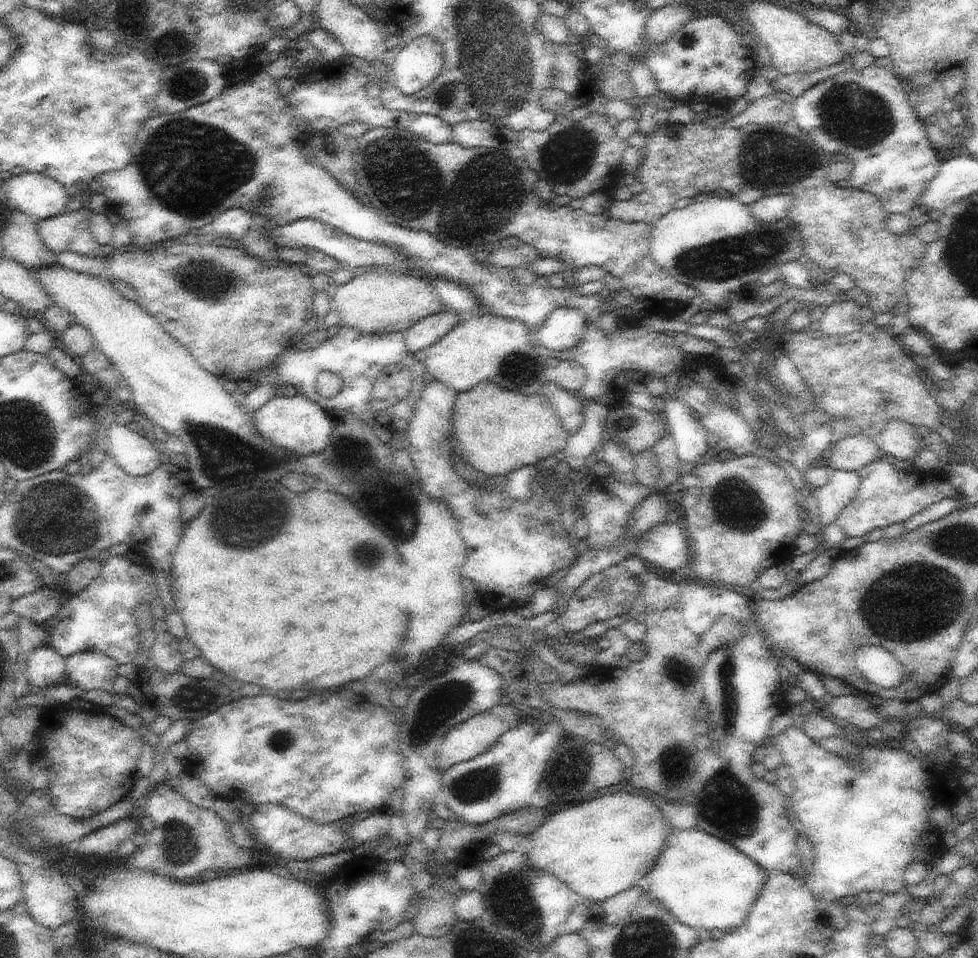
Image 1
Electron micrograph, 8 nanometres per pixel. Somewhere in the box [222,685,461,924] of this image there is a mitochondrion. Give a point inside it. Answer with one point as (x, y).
(282, 741)

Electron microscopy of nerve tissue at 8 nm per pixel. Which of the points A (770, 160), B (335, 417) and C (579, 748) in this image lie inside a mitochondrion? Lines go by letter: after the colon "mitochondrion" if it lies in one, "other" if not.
A: mitochondrion
B: other
C: other

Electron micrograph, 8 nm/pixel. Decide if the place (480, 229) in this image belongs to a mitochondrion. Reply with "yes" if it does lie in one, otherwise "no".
no

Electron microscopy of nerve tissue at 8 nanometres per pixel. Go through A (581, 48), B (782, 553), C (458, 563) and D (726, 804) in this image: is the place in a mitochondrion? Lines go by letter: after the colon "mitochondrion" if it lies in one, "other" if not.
A: other
B: other
C: other
D: mitochondrion

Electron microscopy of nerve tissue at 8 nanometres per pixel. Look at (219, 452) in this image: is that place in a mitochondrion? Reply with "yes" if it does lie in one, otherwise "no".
yes

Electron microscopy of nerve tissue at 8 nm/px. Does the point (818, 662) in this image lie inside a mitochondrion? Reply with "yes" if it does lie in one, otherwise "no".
no

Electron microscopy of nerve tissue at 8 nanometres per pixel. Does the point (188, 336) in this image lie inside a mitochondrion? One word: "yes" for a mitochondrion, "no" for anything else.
no

